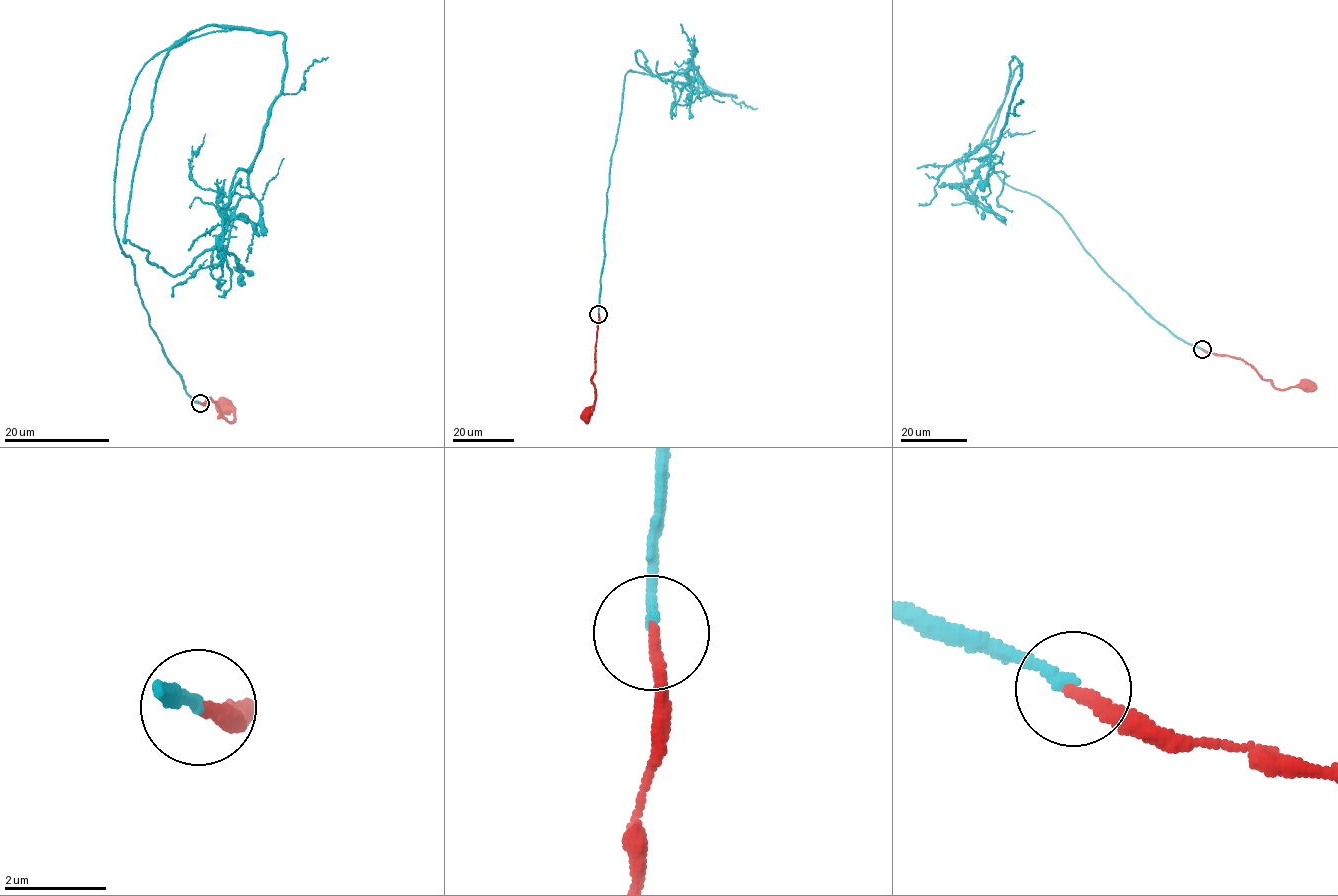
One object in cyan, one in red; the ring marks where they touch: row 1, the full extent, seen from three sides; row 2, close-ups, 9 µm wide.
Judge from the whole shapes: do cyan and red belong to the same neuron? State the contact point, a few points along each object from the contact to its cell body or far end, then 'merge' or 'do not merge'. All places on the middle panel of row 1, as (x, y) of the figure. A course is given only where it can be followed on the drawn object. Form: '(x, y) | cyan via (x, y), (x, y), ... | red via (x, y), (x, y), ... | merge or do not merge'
(598, 314) | cyan via (598, 314), (626, 73), (736, 96), (698, 93), (687, 70), (694, 78), (689, 118) | red via (598, 314), (591, 377), (595, 399), (593, 410), (588, 413) | merge

